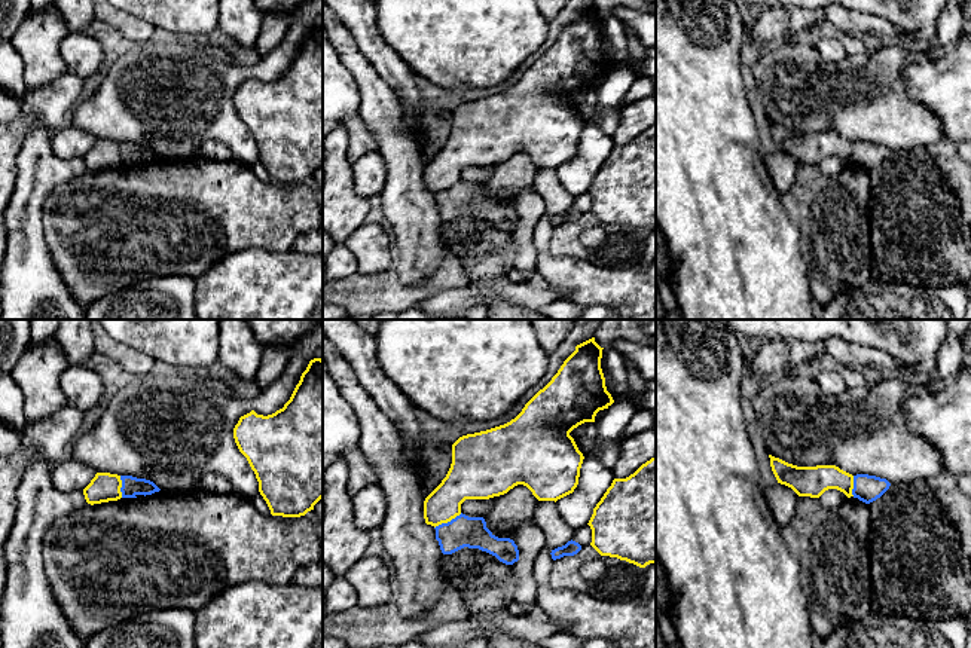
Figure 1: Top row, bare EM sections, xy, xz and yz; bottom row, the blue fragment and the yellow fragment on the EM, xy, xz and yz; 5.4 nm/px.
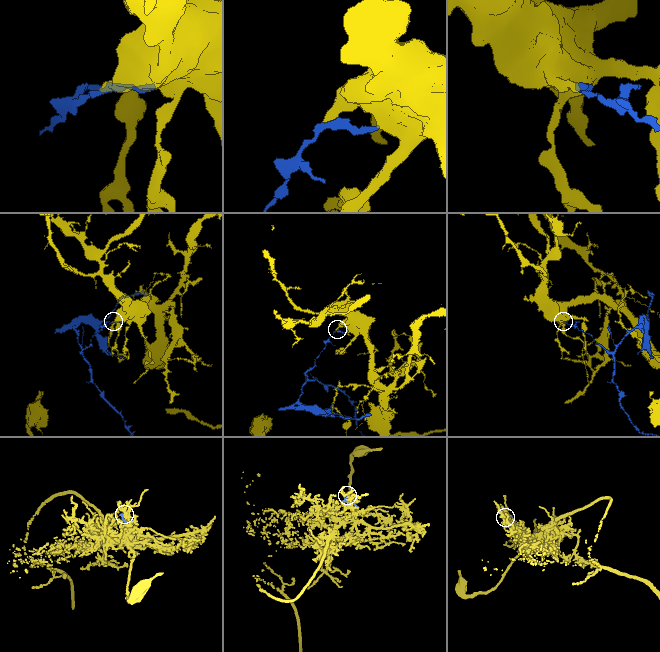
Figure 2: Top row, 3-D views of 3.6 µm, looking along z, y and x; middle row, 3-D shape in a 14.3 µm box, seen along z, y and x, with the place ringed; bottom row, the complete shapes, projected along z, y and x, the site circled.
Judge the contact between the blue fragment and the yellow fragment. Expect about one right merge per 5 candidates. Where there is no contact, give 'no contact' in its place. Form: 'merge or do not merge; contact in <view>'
do not merge; contact in xz

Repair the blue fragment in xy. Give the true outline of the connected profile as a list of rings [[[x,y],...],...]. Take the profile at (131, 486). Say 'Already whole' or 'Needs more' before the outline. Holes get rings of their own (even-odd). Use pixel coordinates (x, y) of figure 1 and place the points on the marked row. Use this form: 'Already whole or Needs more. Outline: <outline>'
Already whole. Outline: [[[120,476],[122,480],[122,498],[137,498],[138,495],[152,495],[161,489],[150,480],[137,479],[132,476]]]

